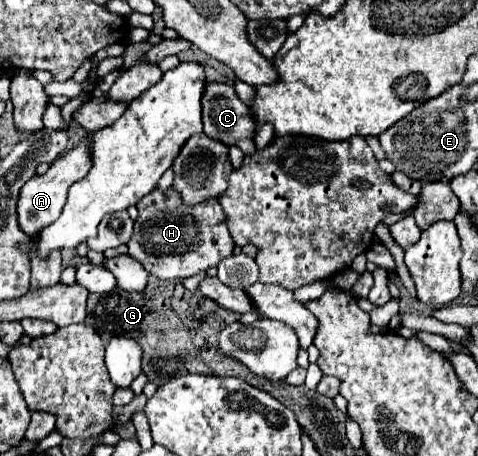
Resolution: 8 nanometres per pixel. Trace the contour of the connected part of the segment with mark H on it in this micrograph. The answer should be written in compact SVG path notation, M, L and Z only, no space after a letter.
M156 187L136 205L136 209L138 219L134 223L132 239L128 241L128 253L158 279L182 281L216 267L234 251L234 241L226 225L226 213L218 199L206 201L206 205L188 207L178 193L174 193L174 187L168 187L166 191Z

